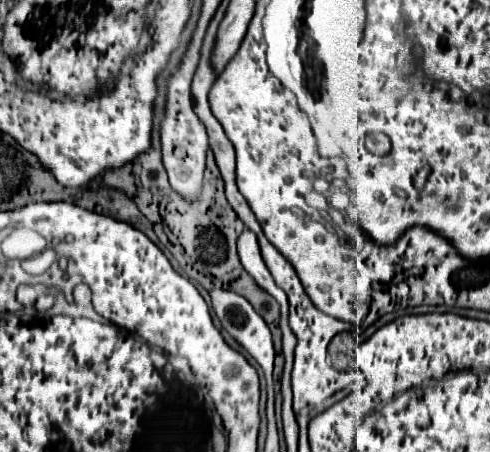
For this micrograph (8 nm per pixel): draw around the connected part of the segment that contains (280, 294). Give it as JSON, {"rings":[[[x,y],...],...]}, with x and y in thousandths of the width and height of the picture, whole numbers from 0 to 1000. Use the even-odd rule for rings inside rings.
{"rings":[[[496,509],[496,518],[488,522],[484,531],[488,540],[488,571],[492,571],[492,584],[496,593],[512,606],[512,615],[524,624],[529,637],[537,637],[541,646],[549,646],[571,677],[571,710],[569,721],[576,735],[576,783],[578,783],[578,757],[598,757],[594,761],[594,792],[600,801],[600,774],[606,761],[604,743],[598,739],[590,721],[590,668],[586,653],[557,619],[553,602],[545,597],[537,571],[533,571],[533,558],[529,558],[529,540],[524,540],[524,527],[512,509]]]}

